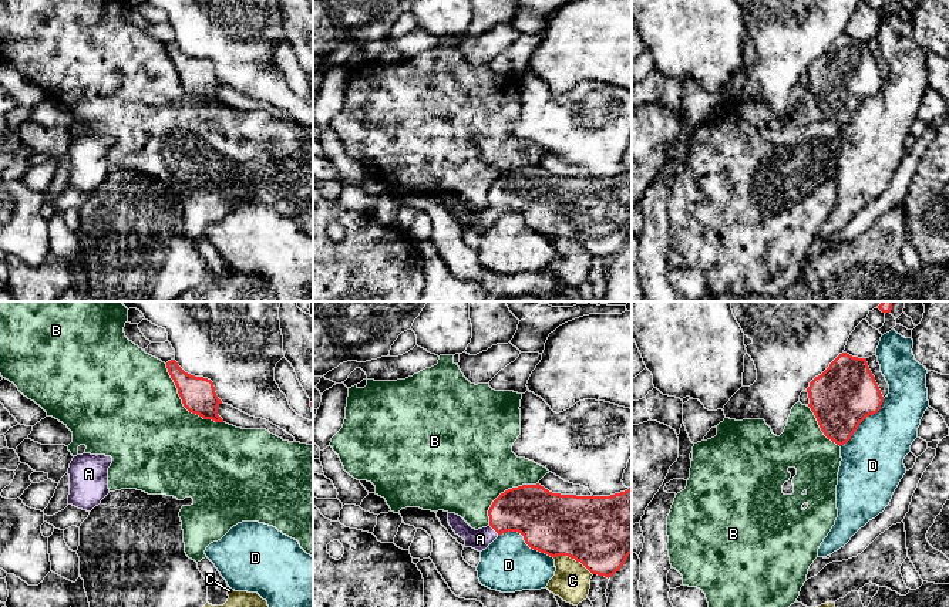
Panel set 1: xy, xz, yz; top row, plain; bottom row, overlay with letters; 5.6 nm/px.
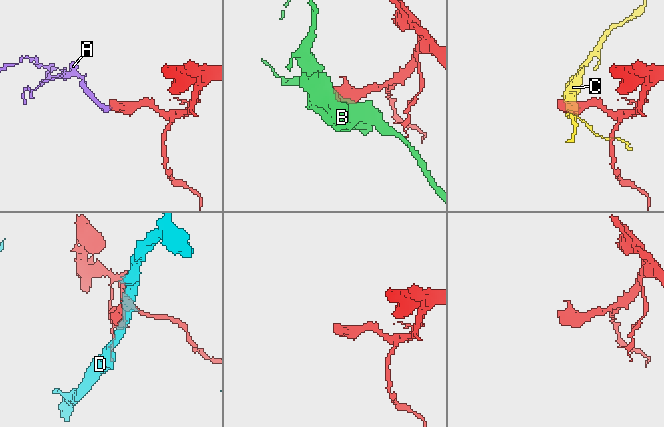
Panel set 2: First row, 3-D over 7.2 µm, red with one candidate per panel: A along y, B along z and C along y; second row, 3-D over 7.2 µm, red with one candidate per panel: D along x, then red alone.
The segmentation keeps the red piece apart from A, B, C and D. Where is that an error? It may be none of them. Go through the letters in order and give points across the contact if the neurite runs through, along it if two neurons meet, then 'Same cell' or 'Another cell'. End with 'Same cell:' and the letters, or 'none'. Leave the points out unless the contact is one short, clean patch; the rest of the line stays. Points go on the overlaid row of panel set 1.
A: Path across: xz (532, 511), (512, 511), (494, 529), (480, 539). Same cell
B: Another cell
C: Another cell
D: Another cell
Same cell: A

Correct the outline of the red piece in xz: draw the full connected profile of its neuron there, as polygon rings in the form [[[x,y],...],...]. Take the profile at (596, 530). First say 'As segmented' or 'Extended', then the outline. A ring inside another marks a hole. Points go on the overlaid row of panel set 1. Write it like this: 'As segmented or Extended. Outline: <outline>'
Extended. Outline: [[[539,483],[522,485],[501,493],[488,510],[489,525],[482,529],[472,529],[461,516],[448,513],[448,523],[465,540],[465,547],[478,552],[485,550],[499,535],[505,532],[518,532],[524,536],[525,543],[551,557],[568,556],[580,562],[592,574],[610,577],[625,564],[632,553],[632,488],[610,496],[576,496],[552,493]]]

